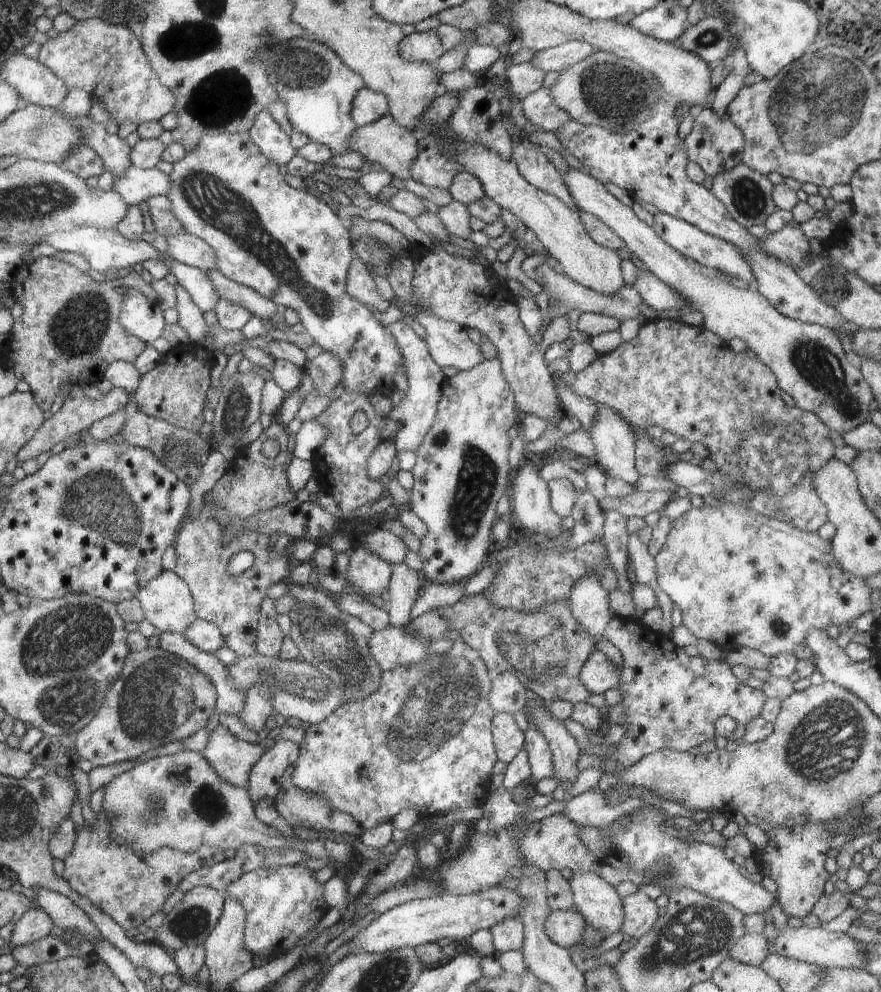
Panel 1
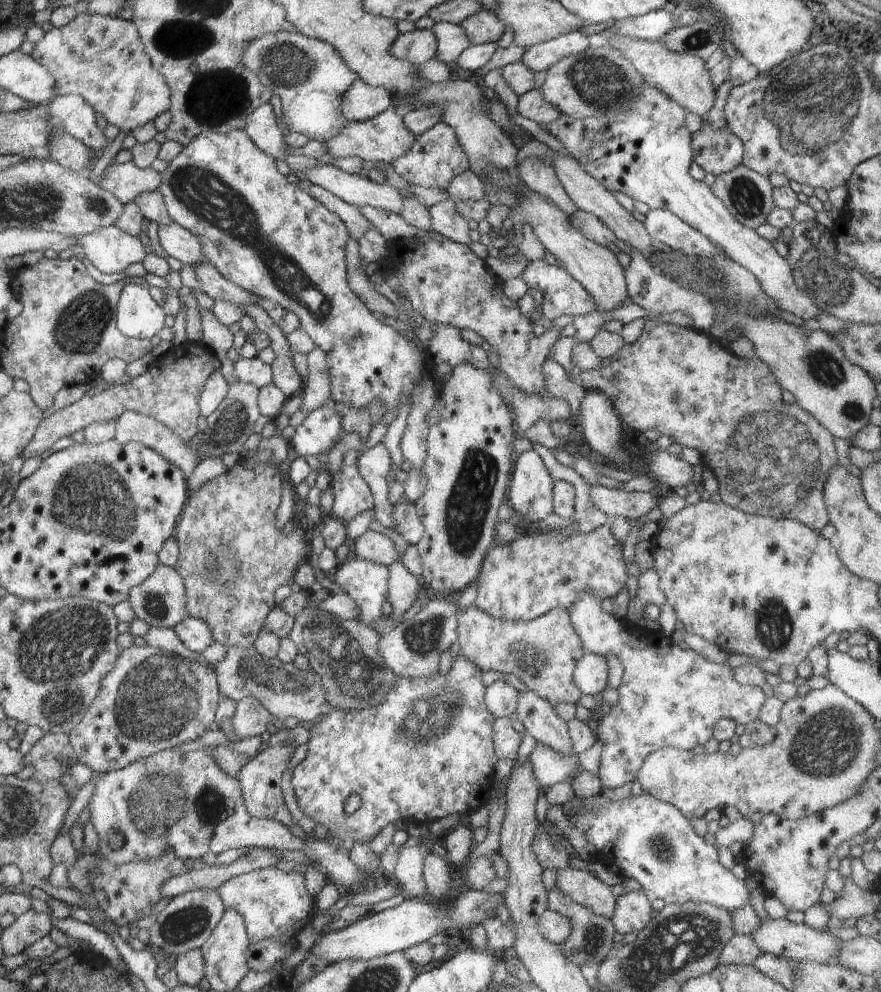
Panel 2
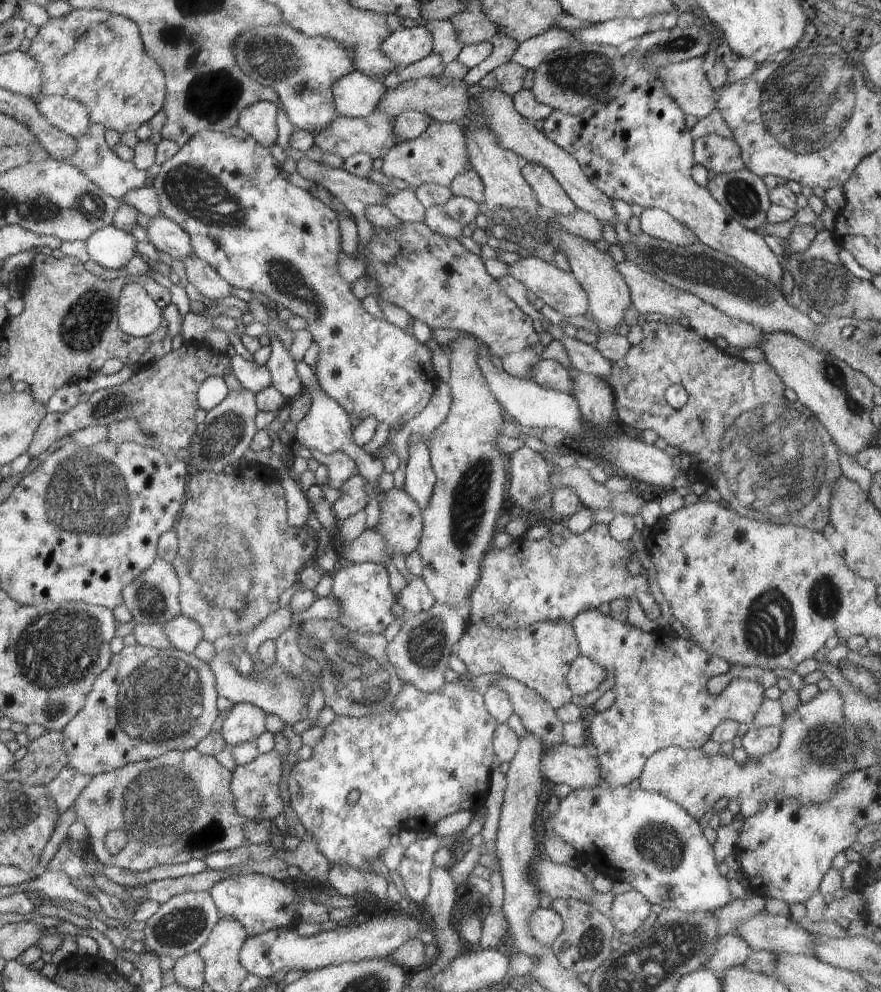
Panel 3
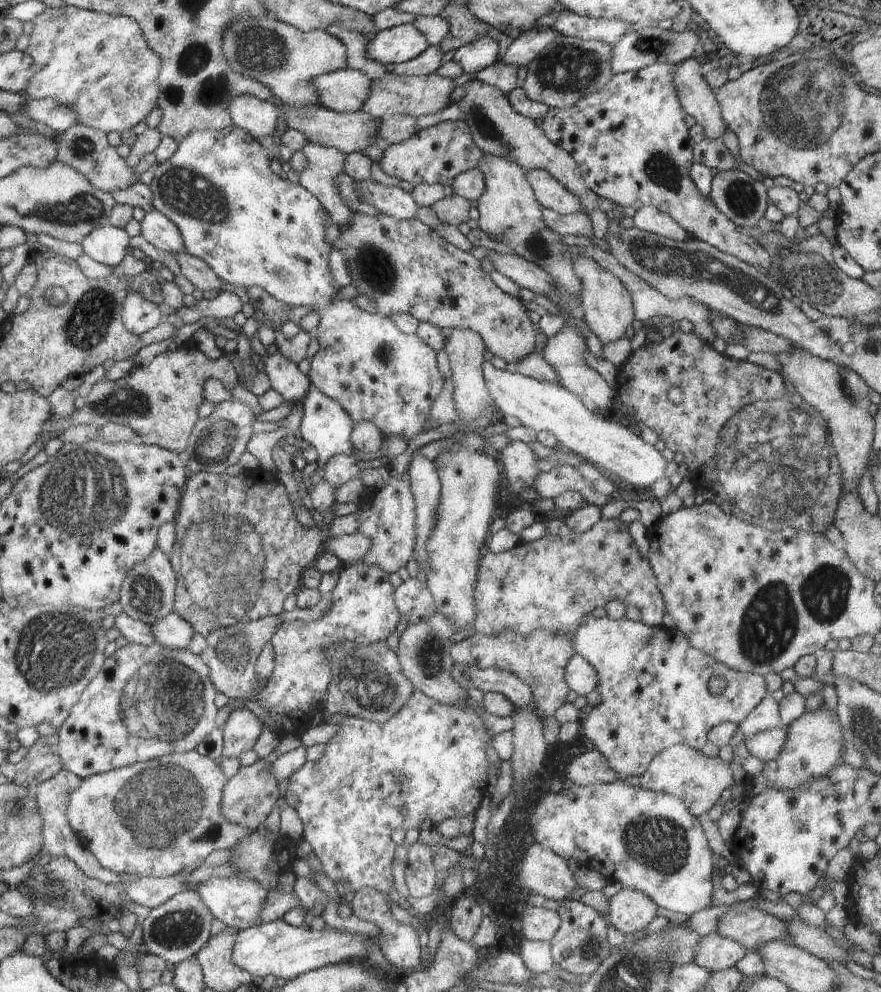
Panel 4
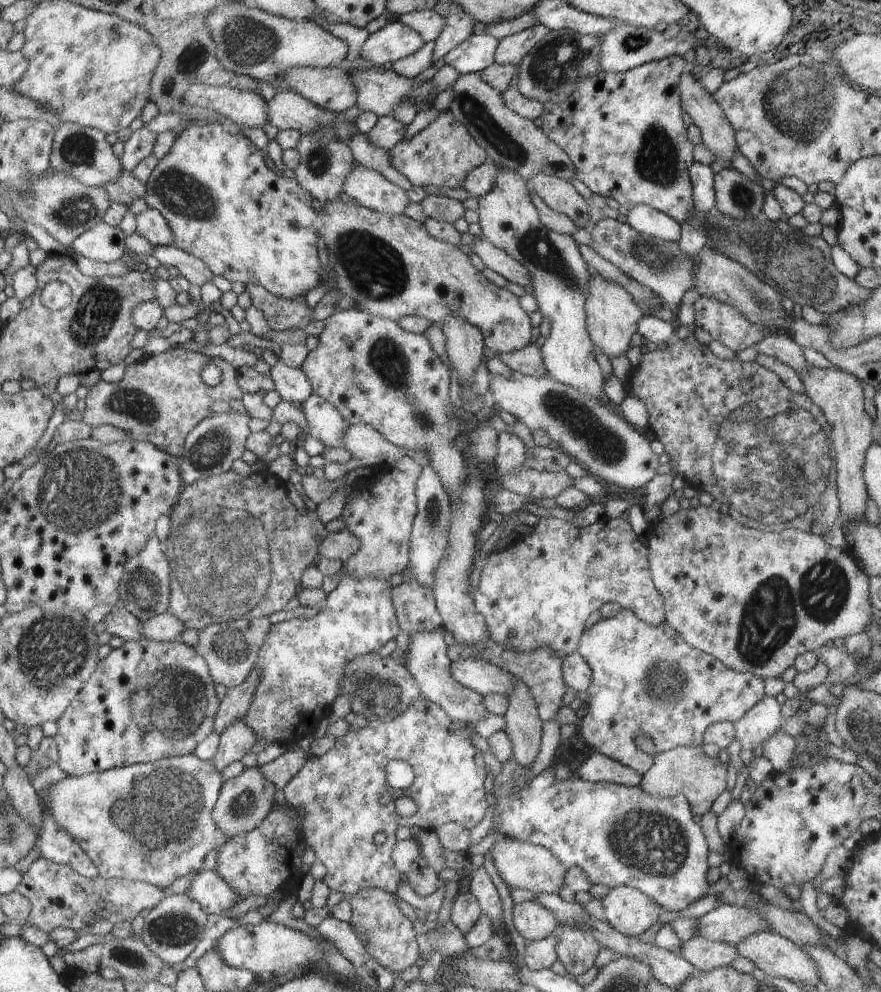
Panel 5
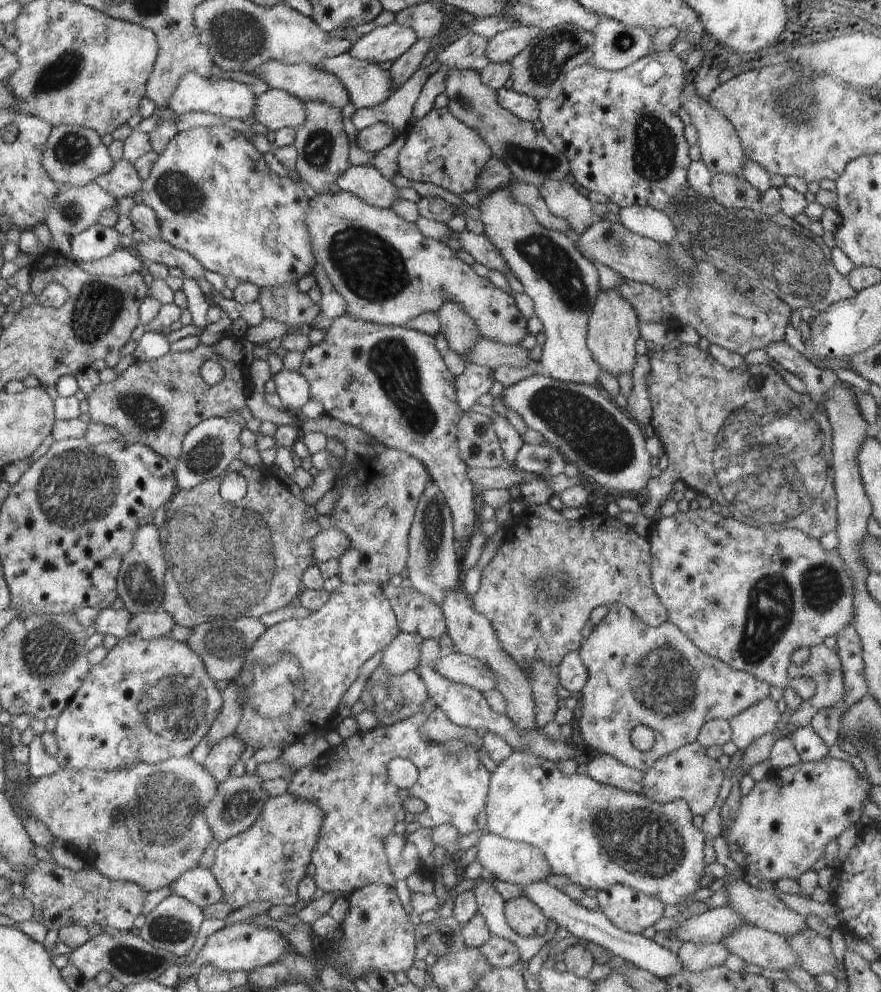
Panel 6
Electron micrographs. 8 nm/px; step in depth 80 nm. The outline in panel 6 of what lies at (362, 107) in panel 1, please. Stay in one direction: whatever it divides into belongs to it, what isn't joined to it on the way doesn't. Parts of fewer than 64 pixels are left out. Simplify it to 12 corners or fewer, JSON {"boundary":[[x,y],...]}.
{"boundary":[[264,62],[250,70],[270,89],[343,109],[340,80],[308,63]]}

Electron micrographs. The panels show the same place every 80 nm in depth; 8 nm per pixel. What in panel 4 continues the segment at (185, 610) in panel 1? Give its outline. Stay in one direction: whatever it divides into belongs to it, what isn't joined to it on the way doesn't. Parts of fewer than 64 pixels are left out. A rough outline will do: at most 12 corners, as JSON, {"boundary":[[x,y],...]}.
{"boundary":[[158,545],[124,579],[119,602],[153,625],[175,610],[176,573]]}

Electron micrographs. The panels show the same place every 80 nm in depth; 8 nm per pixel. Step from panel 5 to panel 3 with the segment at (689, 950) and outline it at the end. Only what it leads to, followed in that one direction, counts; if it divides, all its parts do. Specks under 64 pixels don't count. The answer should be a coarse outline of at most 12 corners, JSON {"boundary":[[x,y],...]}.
{"boundary":[[722,935],[706,968],[743,965],[753,948],[740,935]]}

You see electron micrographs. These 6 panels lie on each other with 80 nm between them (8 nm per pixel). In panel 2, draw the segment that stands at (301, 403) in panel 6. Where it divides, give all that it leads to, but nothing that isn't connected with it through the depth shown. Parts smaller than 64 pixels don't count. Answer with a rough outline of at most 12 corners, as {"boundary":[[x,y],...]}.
{"boundary":[[266,311],[258,314],[276,358],[273,383],[291,398],[304,379],[294,368],[289,342]]}

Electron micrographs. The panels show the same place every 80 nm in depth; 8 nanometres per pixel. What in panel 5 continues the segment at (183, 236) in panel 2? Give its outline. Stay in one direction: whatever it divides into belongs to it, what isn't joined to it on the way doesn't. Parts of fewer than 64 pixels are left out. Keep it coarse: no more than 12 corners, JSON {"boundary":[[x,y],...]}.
{"boundary":[[156,209],[135,216],[137,233],[153,247],[173,244],[168,221]]}

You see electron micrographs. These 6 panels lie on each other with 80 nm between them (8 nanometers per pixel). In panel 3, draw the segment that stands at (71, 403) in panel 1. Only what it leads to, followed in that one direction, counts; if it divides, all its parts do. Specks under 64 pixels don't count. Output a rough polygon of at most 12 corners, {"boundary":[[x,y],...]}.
{"boundary":[[184,342],[120,386],[40,421],[38,460],[78,429],[133,418],[163,450],[189,446],[197,390],[227,354]]}

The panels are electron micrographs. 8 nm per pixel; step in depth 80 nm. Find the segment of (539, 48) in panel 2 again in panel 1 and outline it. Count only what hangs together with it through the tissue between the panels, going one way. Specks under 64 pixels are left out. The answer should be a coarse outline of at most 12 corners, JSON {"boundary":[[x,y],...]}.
{"boundary":[[570,41],[538,51],[530,63],[560,73],[591,57],[596,49]]}

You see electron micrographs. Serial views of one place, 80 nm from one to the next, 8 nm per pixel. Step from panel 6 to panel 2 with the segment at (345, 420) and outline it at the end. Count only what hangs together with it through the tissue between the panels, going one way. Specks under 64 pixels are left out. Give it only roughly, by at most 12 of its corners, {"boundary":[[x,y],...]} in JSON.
{"boundary":[[244,129],[161,173],[226,280],[292,311],[331,398],[387,412],[424,355],[350,290],[344,221]]}

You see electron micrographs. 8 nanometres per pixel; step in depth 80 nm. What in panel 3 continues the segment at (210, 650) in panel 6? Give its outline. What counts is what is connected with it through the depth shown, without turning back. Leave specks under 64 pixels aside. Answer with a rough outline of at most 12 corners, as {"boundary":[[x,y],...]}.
{"boundary":[[278,608],[249,635],[212,643],[219,696],[286,724],[308,719],[294,677],[268,680],[258,652],[293,624]]}

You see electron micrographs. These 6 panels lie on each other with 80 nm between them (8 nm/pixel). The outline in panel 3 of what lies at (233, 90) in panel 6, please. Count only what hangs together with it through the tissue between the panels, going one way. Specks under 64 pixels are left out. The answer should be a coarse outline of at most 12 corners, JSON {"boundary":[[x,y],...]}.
{"boundary":[[260,101],[239,115],[242,127],[265,149],[276,146],[278,104]]}

